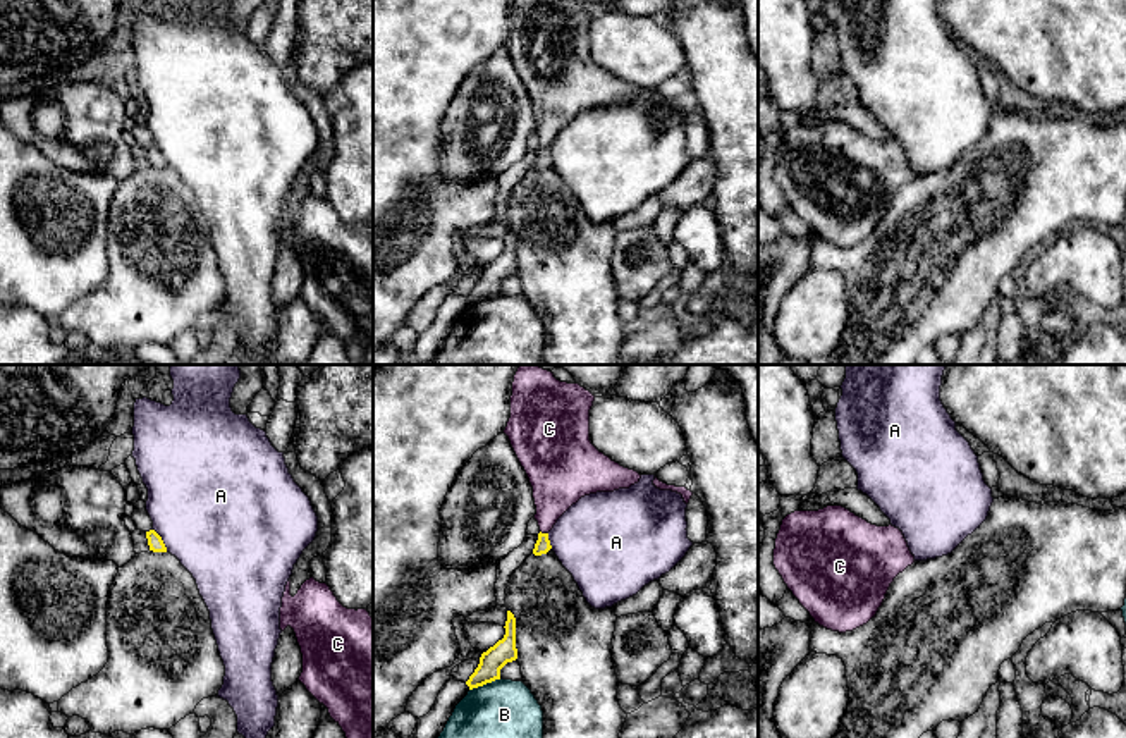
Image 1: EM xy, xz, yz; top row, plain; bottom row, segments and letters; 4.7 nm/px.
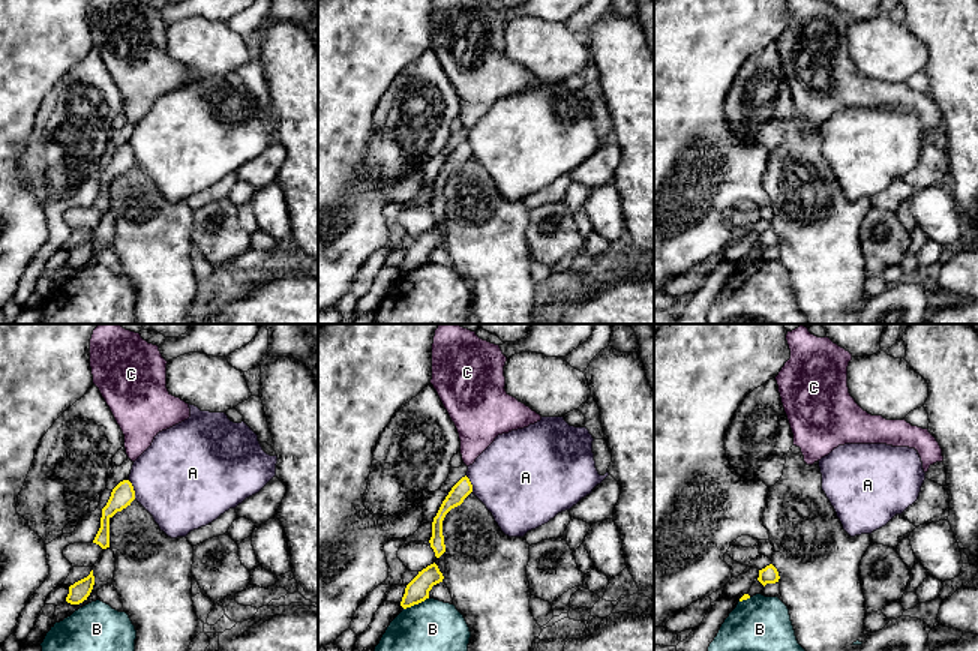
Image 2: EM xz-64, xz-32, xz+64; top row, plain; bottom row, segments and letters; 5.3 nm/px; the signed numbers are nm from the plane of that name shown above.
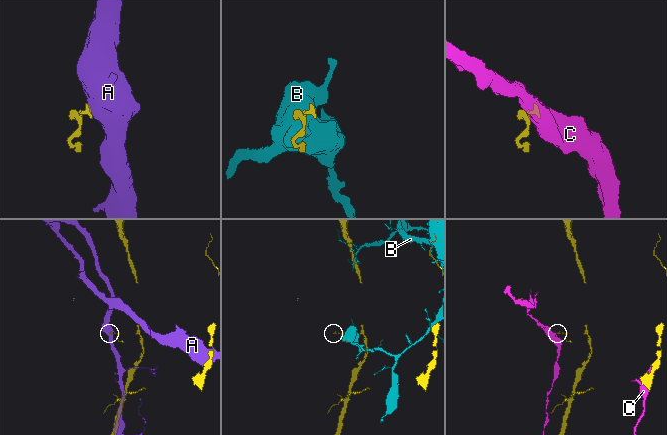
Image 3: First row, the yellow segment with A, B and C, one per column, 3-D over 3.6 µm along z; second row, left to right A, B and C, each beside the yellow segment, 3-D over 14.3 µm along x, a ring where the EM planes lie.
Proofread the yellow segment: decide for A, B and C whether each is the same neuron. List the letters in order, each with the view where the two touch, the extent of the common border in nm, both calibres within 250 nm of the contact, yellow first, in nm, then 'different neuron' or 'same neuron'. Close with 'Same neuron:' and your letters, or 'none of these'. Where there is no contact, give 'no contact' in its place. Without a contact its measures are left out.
A: xy | 130 nm | 70/500 nm | different neuron
B: xz | 160 nm | 110/280 nm | different neuron
C: xz | 40 nm | 70/240 nm | same neuron
Same neuron: C

